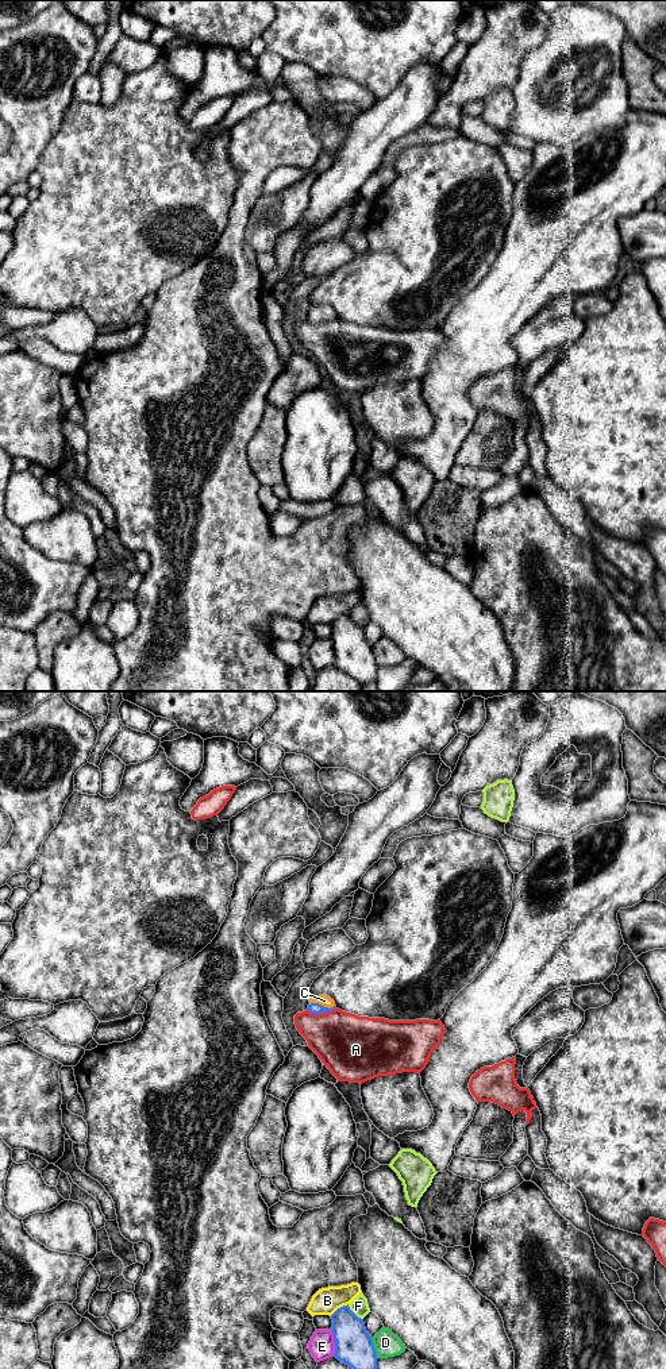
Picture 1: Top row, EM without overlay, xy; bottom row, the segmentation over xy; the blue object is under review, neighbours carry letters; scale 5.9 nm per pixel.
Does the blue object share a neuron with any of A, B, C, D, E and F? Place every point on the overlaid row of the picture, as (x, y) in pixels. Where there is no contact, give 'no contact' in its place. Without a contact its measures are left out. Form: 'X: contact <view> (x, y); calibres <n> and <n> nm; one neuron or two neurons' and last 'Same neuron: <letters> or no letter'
A: contact xy (320, 1013); calibres 70 and 360 nm; two neurons
B: contact xy (338, 1308); calibres 220 and 160 nm; two neurons
C: contact xy (320, 1005); calibres 70 and 70 nm; one neuron
D: contact xy (373, 1348); calibres 220 and 150 nm; two neurons
E: contact xy (334, 1341); calibres 220 and 160 nm; two neurons
F: contact xy (353, 1312); calibres 220 and 100 nm; two neurons
Same neuron: C

